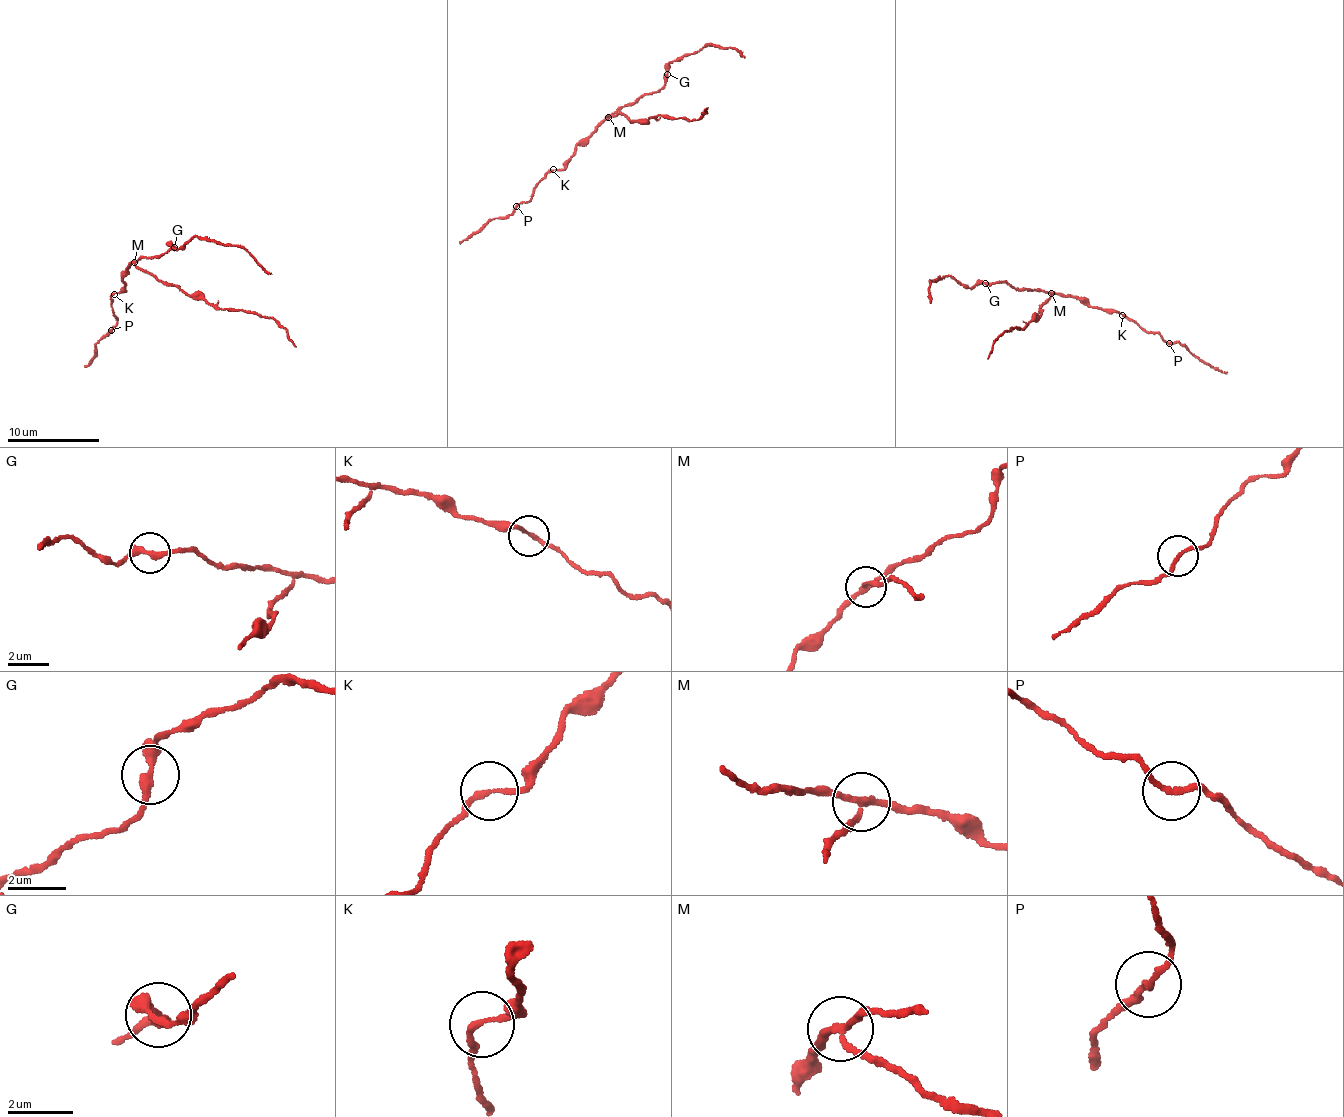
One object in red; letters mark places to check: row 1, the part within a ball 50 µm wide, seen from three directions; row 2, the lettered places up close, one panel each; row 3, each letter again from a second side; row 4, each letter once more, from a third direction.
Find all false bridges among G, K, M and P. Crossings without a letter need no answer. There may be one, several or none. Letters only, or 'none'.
M

